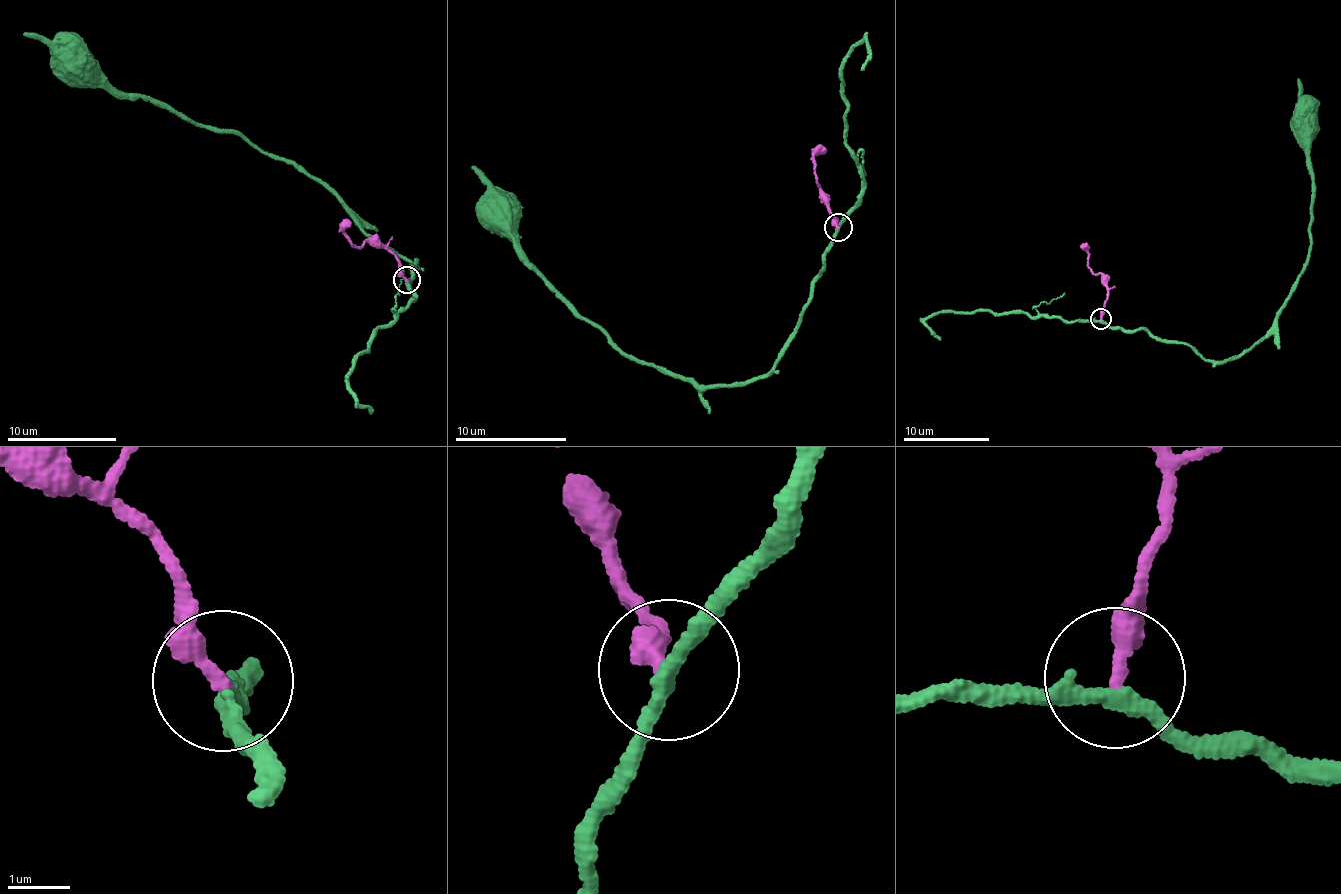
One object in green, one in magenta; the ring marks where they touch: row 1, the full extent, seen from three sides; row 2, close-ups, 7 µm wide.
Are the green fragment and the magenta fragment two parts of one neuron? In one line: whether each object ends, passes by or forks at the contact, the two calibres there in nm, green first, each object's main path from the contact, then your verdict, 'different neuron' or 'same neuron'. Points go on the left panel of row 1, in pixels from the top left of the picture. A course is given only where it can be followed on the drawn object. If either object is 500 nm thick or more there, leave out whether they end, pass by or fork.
green passes by; magenta ends; calibres 240 and 320 nm; course green (407, 281), (418, 260), (416, 266), (377, 244), (327, 188), (293, 163), (132, 97), (73, 62); course magenta (407, 281), (390, 252), (369, 241), (359, 248), (350, 244), (344, 227), (351, 222); different neuron

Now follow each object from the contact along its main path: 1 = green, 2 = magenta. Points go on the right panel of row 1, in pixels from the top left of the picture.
1: (1100, 319), (1184, 344), (1213, 361), (1234, 357), (1273, 327), (1312, 245), (1314, 173), (1295, 123), (1301, 120)
2: (1100, 319), (1107, 294), (1100, 275), (1092, 273), (1088, 265), (1087, 249), (1083, 246)

